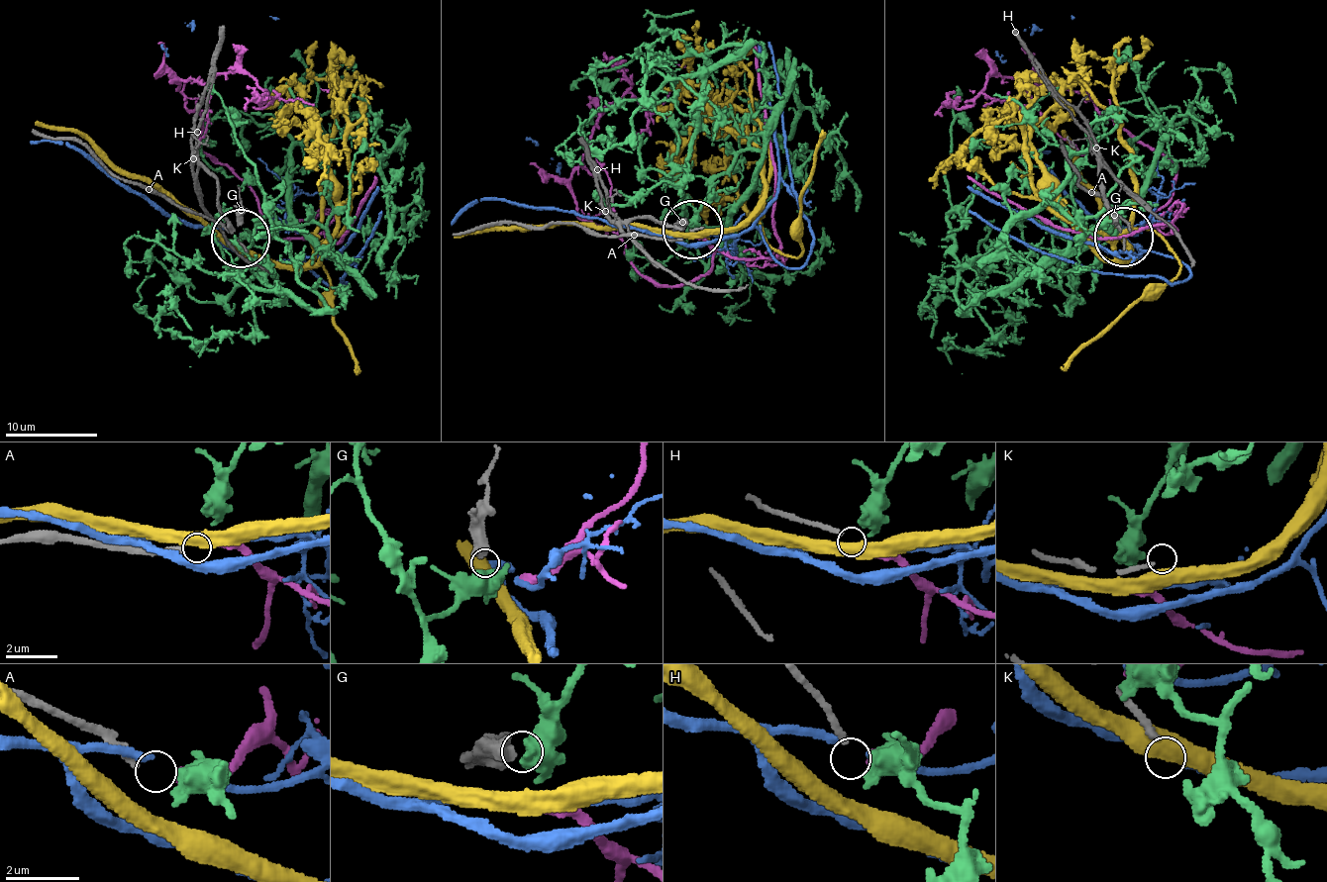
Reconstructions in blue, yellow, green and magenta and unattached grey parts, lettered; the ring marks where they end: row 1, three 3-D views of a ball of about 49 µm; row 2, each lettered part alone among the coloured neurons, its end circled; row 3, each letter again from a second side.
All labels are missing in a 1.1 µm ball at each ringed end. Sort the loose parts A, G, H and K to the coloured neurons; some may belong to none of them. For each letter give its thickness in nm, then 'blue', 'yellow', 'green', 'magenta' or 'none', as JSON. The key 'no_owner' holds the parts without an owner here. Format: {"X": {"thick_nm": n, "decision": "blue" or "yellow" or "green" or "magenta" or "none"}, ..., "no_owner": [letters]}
{"A": {"thick_nm": 240, "decision": "magenta"}, "G": {"thick_nm": 480, "decision": "green"}, "H": {"thick_nm": 160, "decision": "none"}, "K": {"thick_nm": 160, "decision": "none"}, "no_owner": ["H", "K"]}

